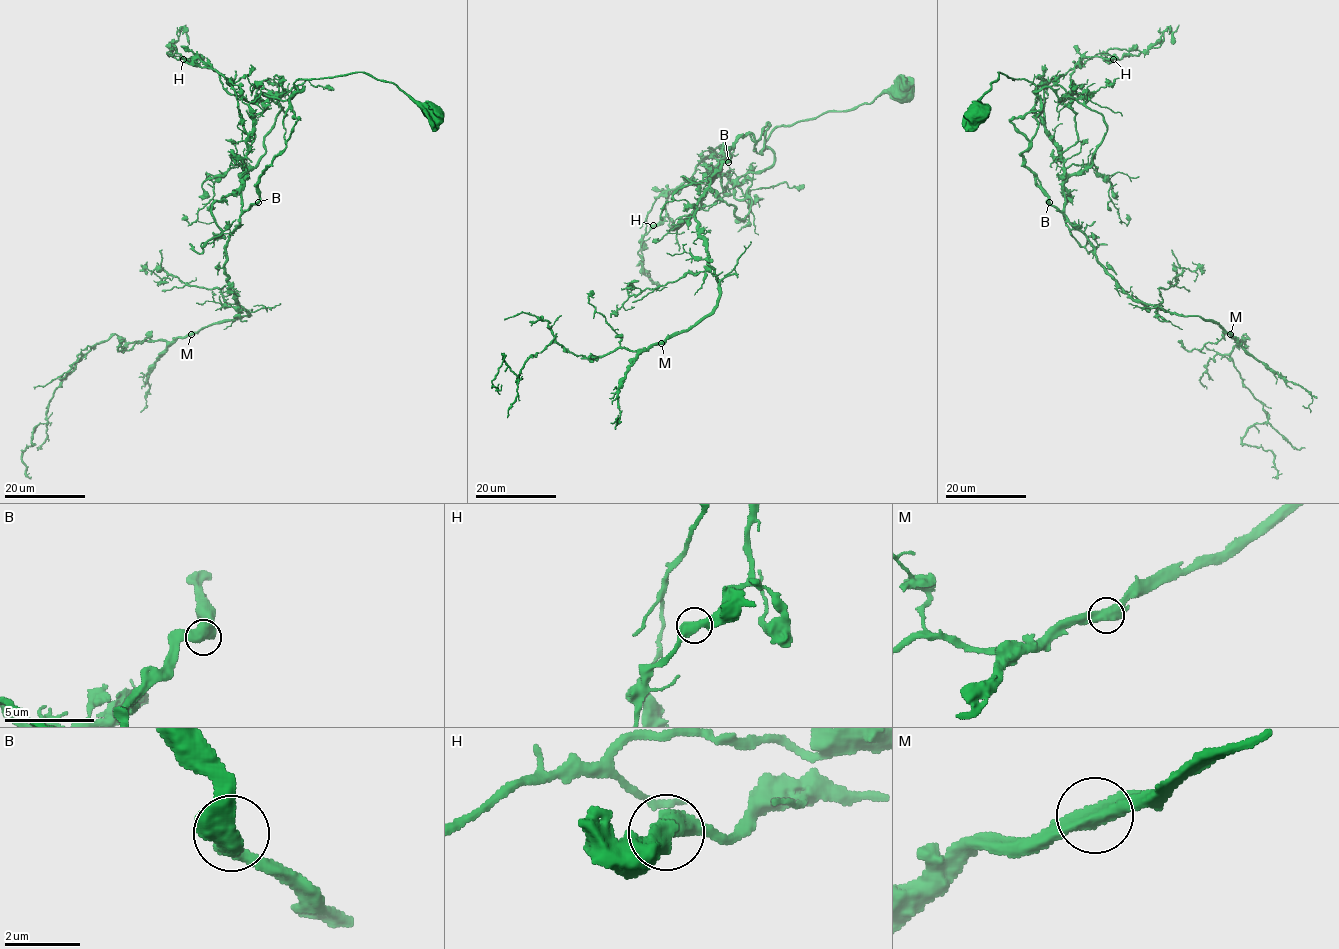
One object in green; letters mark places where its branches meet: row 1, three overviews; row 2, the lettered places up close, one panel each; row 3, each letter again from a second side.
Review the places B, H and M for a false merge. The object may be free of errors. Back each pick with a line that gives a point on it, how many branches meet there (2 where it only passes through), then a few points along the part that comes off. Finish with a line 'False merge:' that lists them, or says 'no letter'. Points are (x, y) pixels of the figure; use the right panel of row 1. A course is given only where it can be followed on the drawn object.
False merge: no letter

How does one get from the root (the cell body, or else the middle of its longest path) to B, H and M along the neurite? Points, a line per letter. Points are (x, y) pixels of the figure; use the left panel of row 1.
B: (433, 116), (394, 84), (362, 72), (298, 79), (283, 121), (286, 147), (260, 177), (258, 202)
H: (433, 116), (362, 72), (298, 79), (303, 88), (290, 98), (245, 101), (198, 57), (183, 59)
M: (433, 116), (362, 72), (298, 79), (283, 121), (286, 147), (227, 242), (228, 289), (248, 314), (191, 334)

